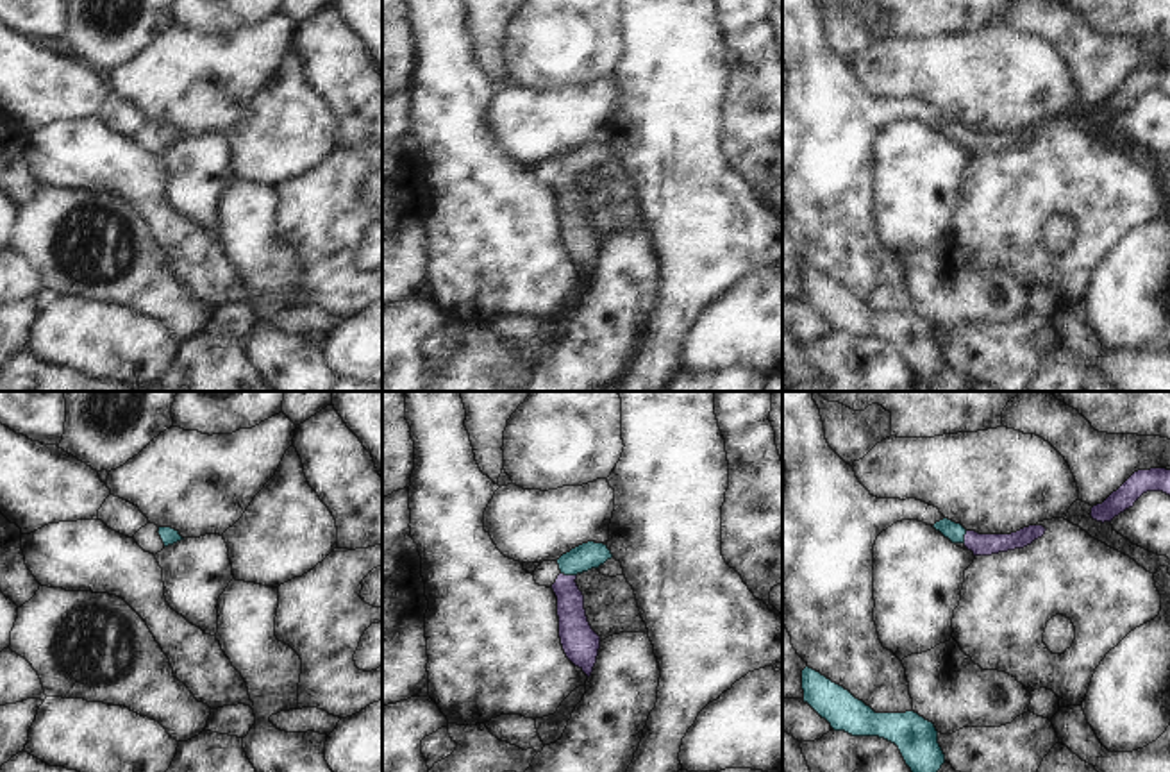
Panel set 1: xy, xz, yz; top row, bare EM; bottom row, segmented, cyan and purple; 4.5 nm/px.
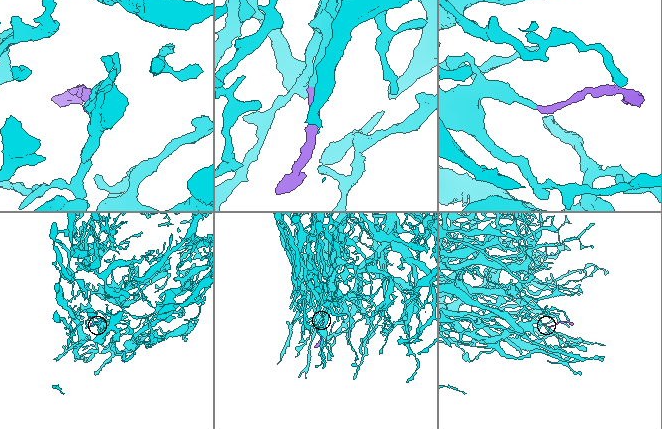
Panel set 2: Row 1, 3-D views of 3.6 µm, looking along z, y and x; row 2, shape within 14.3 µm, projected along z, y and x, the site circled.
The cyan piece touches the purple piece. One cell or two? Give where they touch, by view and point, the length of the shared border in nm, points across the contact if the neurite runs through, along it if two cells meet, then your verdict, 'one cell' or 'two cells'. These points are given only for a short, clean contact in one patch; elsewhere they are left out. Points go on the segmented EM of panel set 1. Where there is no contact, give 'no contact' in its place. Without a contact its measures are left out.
contact xz (568, 574); length 70 nm; way xz (586, 556), (568, 574), (574, 629); one cell

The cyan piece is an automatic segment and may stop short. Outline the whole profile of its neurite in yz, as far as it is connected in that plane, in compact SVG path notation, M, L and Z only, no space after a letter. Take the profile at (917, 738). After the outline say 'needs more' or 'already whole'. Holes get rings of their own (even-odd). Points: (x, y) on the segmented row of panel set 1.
M809 667L802 670L802 690L804 702L834 731L879 736L895 743L911 772L938 772L945 763L934 724L918 713L875 713L848 690Z; already whole

